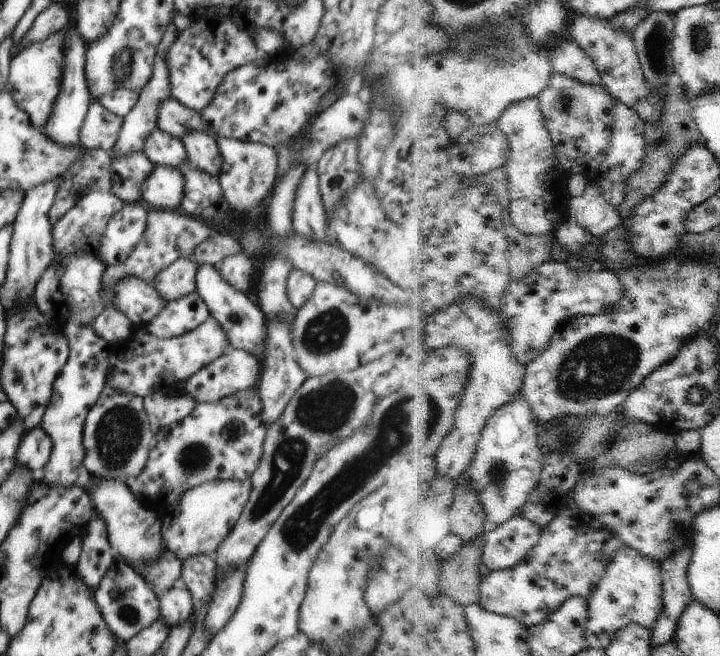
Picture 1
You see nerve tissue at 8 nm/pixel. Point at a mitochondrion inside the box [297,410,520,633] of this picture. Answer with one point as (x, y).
(497, 475)

